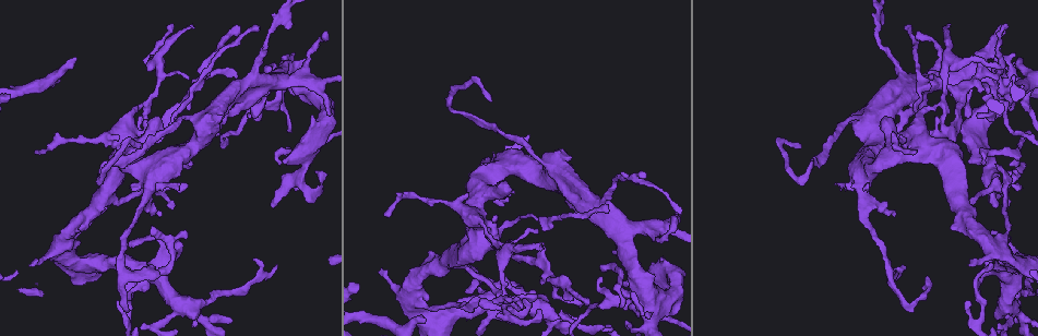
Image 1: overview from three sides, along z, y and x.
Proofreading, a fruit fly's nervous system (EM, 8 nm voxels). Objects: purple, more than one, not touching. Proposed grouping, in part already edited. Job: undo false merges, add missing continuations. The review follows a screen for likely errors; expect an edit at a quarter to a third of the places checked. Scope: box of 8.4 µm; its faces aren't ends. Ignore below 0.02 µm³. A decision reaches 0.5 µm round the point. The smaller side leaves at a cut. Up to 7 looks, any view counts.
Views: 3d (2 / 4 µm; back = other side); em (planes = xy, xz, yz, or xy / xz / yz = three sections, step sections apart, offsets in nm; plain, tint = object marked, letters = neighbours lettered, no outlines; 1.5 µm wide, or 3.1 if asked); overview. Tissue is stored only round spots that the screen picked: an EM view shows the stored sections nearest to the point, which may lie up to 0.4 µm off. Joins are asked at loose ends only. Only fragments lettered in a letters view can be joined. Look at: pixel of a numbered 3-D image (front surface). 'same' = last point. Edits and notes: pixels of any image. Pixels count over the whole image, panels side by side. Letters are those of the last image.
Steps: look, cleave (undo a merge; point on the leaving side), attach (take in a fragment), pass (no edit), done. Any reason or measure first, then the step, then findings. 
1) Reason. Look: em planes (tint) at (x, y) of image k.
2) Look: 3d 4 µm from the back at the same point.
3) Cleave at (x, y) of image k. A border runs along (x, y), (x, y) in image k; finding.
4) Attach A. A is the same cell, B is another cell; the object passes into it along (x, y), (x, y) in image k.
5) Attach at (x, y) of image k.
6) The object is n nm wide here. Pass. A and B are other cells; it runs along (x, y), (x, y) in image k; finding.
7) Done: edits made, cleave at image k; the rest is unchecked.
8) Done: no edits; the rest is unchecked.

An open end. Look: 3d 2 µm from the back at (901, 272) of image 1.

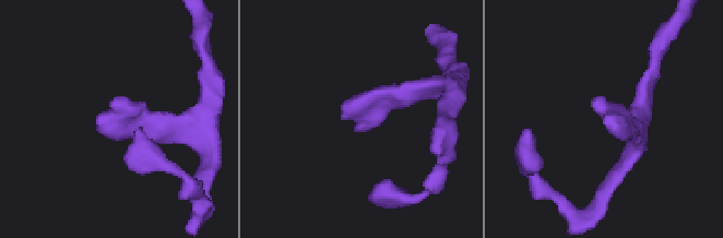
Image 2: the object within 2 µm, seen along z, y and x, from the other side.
Look: em yz step 4 (tint) at (606, 118) of image 2.

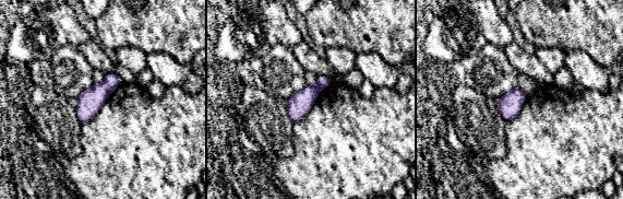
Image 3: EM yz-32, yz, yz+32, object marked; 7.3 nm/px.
Look: em yz step 4 (letters) at the same point.

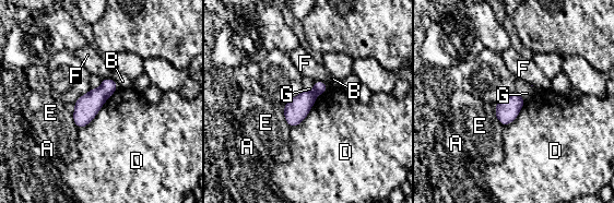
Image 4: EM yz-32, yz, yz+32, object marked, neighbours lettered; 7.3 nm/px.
The object is 180 nm wide here; the longest contact is with D, 420 nm. Pass. A, B, D, E, F and G are other cells; none of them fits.

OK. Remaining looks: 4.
Free end. Look: em planes (letters) at (130, 188) of image 1.

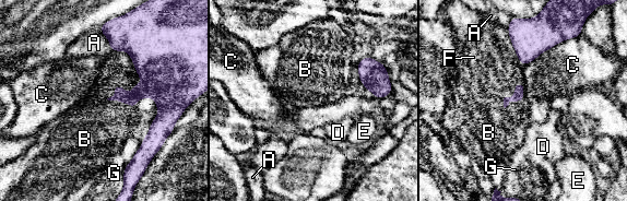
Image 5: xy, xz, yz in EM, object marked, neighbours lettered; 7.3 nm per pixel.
Pass. A, B, C, D, E, F and G are other cells; a border runs along (110, 49), (133, 109) in image 5; none of them fits.

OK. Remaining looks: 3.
Thin end. Look: em yz step 4 (letters) at (544, 242) of image 1.

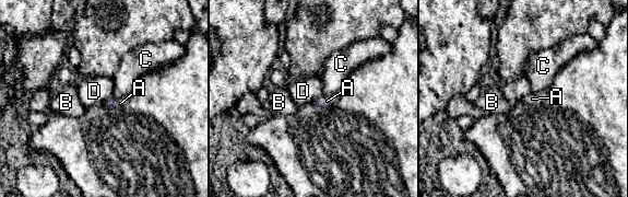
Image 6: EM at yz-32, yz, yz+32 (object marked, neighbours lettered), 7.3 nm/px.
Look: em planes (letters) at the same point.

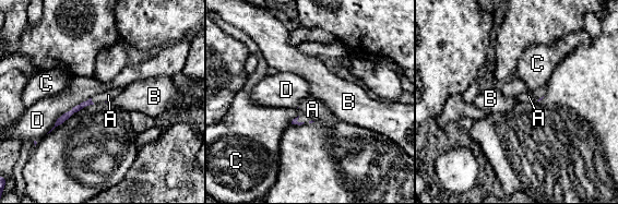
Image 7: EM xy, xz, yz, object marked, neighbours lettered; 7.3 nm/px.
The longest contact is with D, 420 nm. Attach A. A is the same cell, B, C and D are other cells; the object passes into it along (69, 114), (91, 100), (108, 95) in image 7; the neuron continues.

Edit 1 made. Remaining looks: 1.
Done: edits made, attach at image 7; the rest is unchecked.

